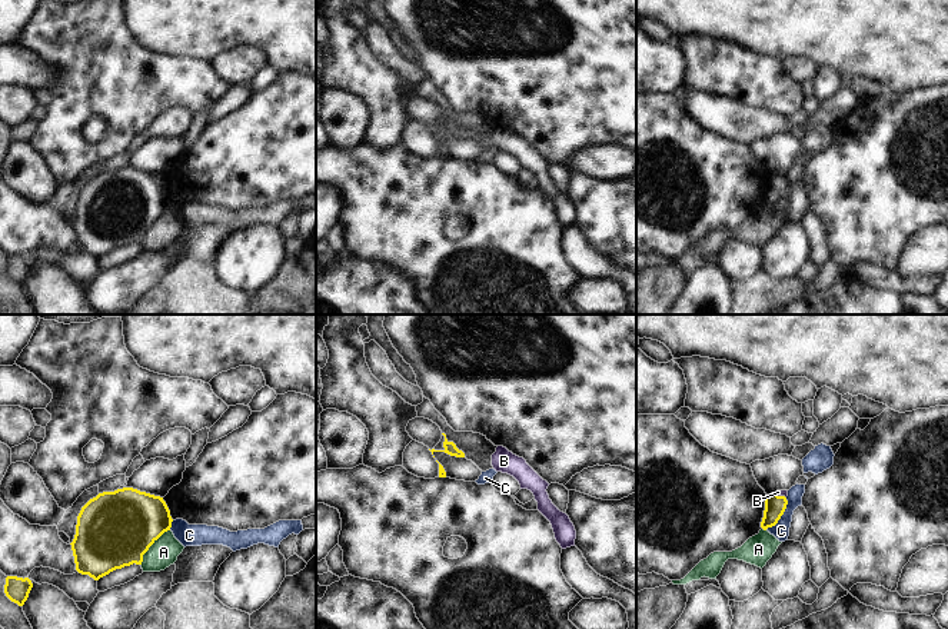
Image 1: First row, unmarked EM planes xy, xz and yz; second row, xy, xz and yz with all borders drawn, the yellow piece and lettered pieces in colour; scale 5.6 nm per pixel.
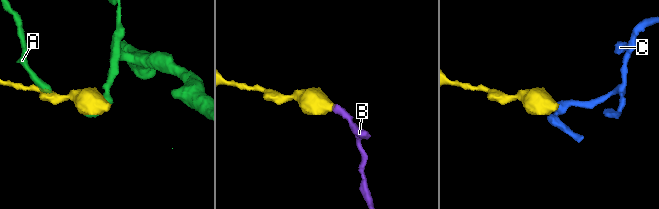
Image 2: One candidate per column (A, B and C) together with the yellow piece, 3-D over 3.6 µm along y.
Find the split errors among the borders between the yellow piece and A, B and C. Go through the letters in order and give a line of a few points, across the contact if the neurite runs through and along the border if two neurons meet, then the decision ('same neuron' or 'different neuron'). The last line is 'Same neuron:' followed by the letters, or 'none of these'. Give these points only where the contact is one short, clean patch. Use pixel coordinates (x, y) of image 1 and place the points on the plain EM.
A: line xy (169, 209), (149, 228), (140, 245); different neuron
B: line yz (775, 172), (785, 177); different neuron
C: line yz (787, 177), (787, 186), (781, 197), (765, 209); different neuron
Same neuron: none of these

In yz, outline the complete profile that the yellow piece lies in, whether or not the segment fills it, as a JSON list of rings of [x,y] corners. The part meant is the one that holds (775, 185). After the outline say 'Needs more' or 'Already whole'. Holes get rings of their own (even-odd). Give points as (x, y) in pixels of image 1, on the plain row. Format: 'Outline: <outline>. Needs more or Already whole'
Outline: [[[771,173],[765,176],[765,190],[761,202],[761,207],[766,210],[778,203],[786,189],[788,180],[785,176]]]. Already whole.

